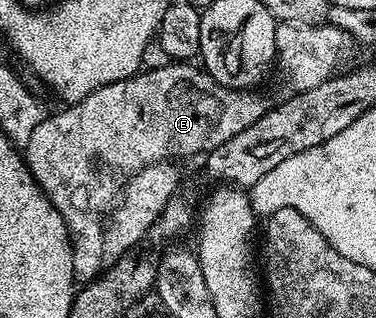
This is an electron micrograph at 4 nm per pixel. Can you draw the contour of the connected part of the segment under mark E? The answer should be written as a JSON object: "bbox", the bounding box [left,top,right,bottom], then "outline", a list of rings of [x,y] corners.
{"bbox":[23,62,267,285],"outline":[[[193,62],[164,63],[159,65],[158,68],[151,69],[150,72],[148,70],[142,70],[136,76],[132,76],[126,80],[111,82],[107,86],[96,88],[91,94],[87,94],[87,98],[83,98],[79,102],[68,106],[61,106],[58,112],[50,111],[45,119],[39,122],[39,126],[35,126],[35,131],[31,134],[31,139],[23,146],[26,166],[31,170],[35,182],[41,187],[43,194],[51,202],[51,206],[55,206],[55,210],[59,210],[59,214],[63,218],[63,222],[69,231],[69,240],[73,244],[73,279],[78,285],[86,285],[96,279],[107,264],[105,258],[105,225],[103,223],[103,212],[101,216],[96,202],[93,201],[93,192],[89,189],[89,184],[103,183],[105,176],[111,175],[112,172],[132,174],[139,168],[146,168],[149,164],[160,164],[177,158],[173,156],[189,156],[192,152],[208,154],[211,150],[223,146],[227,142],[227,138],[235,138],[235,134],[239,134],[239,130],[247,130],[247,126],[251,126],[251,122],[259,122],[259,118],[263,118],[263,114],[267,110],[267,103],[265,104],[264,98],[260,96],[260,91],[225,88],[219,82],[215,82],[215,78],[211,78],[204,67],[198,66]]]}

